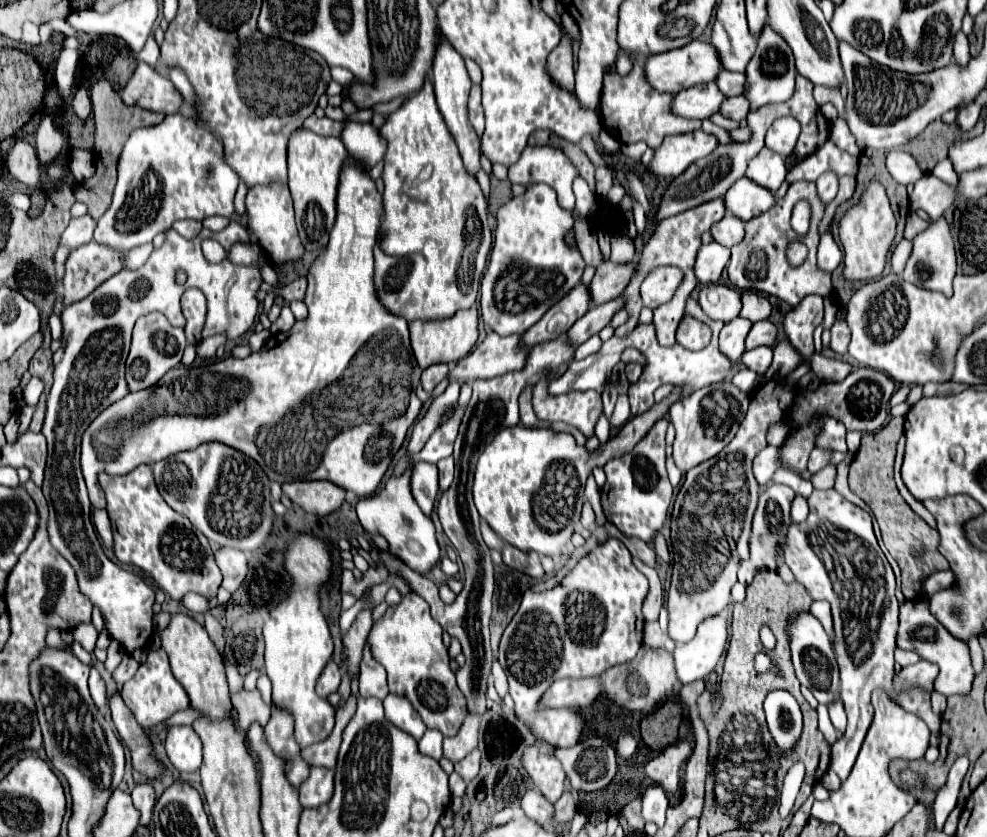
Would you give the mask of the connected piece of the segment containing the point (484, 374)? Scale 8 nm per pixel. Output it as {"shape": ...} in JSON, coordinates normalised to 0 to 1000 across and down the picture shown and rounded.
{"shape":[[[494,397],[494,401],[490,404],[490,409],[480,416],[474,425],[470,425],[466,432],[462,432],[454,447],[454,456],[464,454],[466,459],[478,459],[482,452],[498,452],[501,447],[513,447],[515,442],[527,442],[531,437],[535,416],[527,413],[527,401],[519,399],[519,401],[505,401],[503,397]]]}

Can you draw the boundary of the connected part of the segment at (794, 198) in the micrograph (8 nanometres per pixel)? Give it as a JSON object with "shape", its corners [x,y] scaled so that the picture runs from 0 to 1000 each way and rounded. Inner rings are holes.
{"shape":[[[804,217],[804,220],[800,220],[796,234],[790,237],[782,246],[782,251],[754,265],[754,270],[756,270],[754,287],[742,296],[742,308],[740,308],[738,318],[736,318],[740,339],[744,344],[748,344],[748,346],[778,349],[778,351],[788,354],[790,358],[798,361],[800,366],[809,366],[809,361],[817,351],[839,354],[843,349],[841,327],[829,323],[829,318],[827,318],[827,296],[829,296],[829,287],[831,287],[829,265],[833,263],[833,256],[835,256],[835,244],[831,241],[831,237],[827,232],[827,220],[825,217]],[[811,239],[819,239],[821,251],[823,251],[821,275],[819,275],[819,280],[811,282],[811,289],[815,289],[819,294],[819,308],[817,308],[817,313],[813,318],[802,320],[796,313],[796,294],[798,294],[800,287],[809,284],[809,280],[800,270],[800,258],[802,258],[804,244],[811,241]]]}

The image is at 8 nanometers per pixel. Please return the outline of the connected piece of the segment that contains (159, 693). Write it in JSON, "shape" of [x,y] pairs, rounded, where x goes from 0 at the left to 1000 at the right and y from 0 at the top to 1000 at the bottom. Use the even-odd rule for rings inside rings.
{"shape":[[[166,774],[150,779],[148,791],[142,793],[138,808],[126,817],[126,822],[124,822],[122,829],[124,829],[124,836],[128,839],[128,843],[134,848],[138,863],[144,870],[154,870],[154,867],[166,863],[168,858],[172,858],[176,851],[188,848],[193,843],[190,829],[186,827],[184,817],[176,810],[176,805],[172,800],[170,781],[166,779]]]}

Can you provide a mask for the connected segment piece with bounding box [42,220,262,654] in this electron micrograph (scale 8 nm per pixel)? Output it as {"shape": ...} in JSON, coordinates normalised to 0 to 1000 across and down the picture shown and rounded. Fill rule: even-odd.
{"shape":[[[234,263],[231,272],[227,272],[225,277],[213,277],[213,275],[205,275],[201,284],[197,287],[188,287],[184,284],[176,272],[168,275],[168,287],[166,292],[156,299],[152,303],[152,308],[148,311],[148,315],[140,323],[122,323],[120,327],[116,327],[113,332],[109,332],[105,339],[101,339],[91,354],[71,363],[69,368],[65,368],[63,373],[63,425],[53,425],[53,435],[55,435],[55,456],[49,471],[49,480],[47,480],[47,499],[45,499],[45,509],[43,509],[43,519],[49,526],[49,552],[47,552],[47,562],[45,562],[45,578],[43,578],[43,588],[45,595],[49,600],[51,607],[51,616],[49,616],[49,643],[51,650],[73,674],[77,688],[79,688],[79,700],[81,707],[101,729],[107,750],[111,755],[111,760],[122,767],[124,777],[128,781],[134,781],[140,774],[150,774],[150,767],[154,765],[156,757],[156,748],[154,748],[154,722],[156,722],[156,705],[136,683],[128,683],[122,676],[118,676],[116,671],[111,671],[111,667],[105,662],[101,645],[97,640],[93,619],[91,619],[91,597],[89,597],[89,588],[87,588],[87,578],[83,571],[83,562],[81,562],[81,526],[85,514],[93,507],[93,502],[107,490],[113,480],[120,480],[122,476],[126,476],[130,471],[130,459],[126,452],[126,435],[128,435],[128,425],[130,425],[130,416],[132,416],[132,401],[134,401],[134,389],[138,385],[140,378],[144,375],[152,375],[152,373],[162,373],[166,375],[172,387],[176,391],[186,391],[187,379],[184,374],[182,357],[184,351],[190,344],[201,344],[203,349],[209,351],[209,389],[205,394],[205,401],[217,401],[221,397],[229,397],[233,406],[245,401],[255,387],[257,380],[261,378],[263,370],[263,361],[259,358],[259,346],[265,337],[265,331],[261,320],[257,318],[239,318],[231,311],[225,311],[223,315],[213,315],[207,303],[205,296],[201,296],[201,292],[207,284],[219,284],[219,289],[223,289],[227,294],[227,299],[231,299],[237,289],[253,289],[251,274],[239,263]],[[184,320],[190,327],[188,339],[178,339],[178,323]]]}

